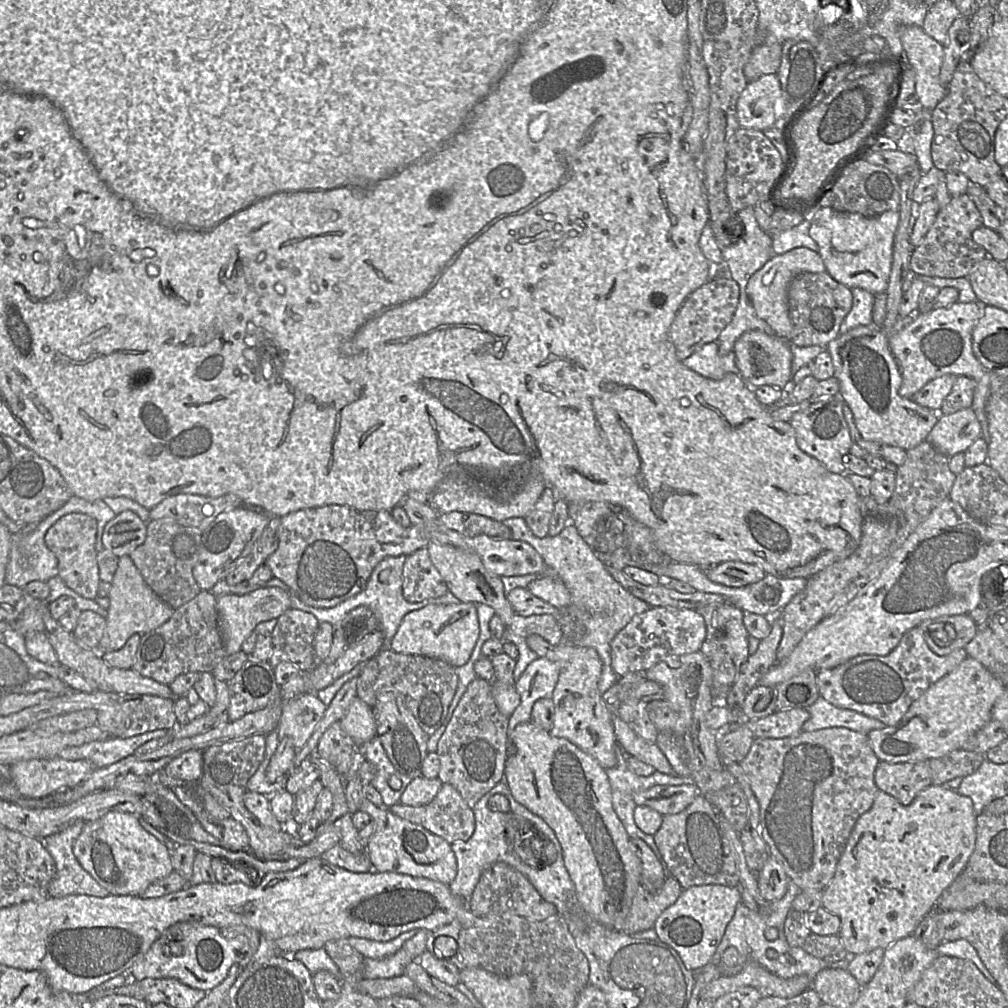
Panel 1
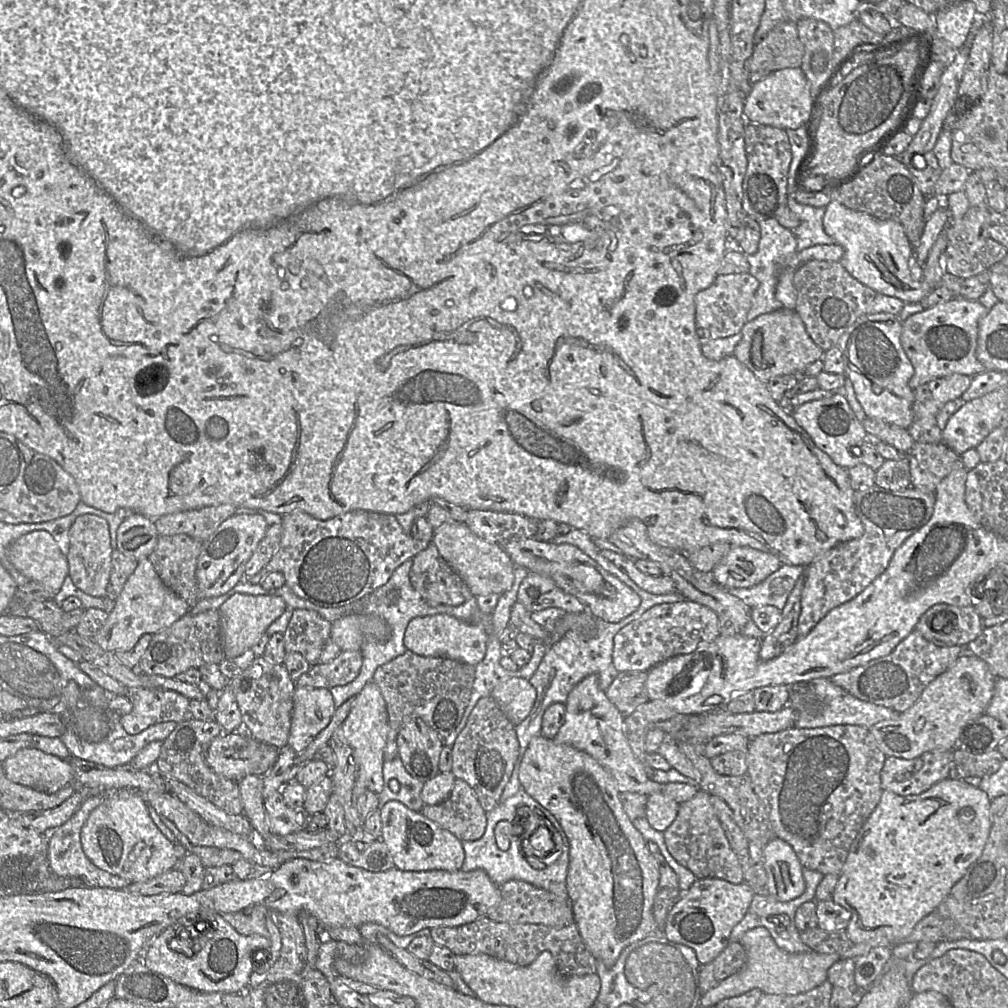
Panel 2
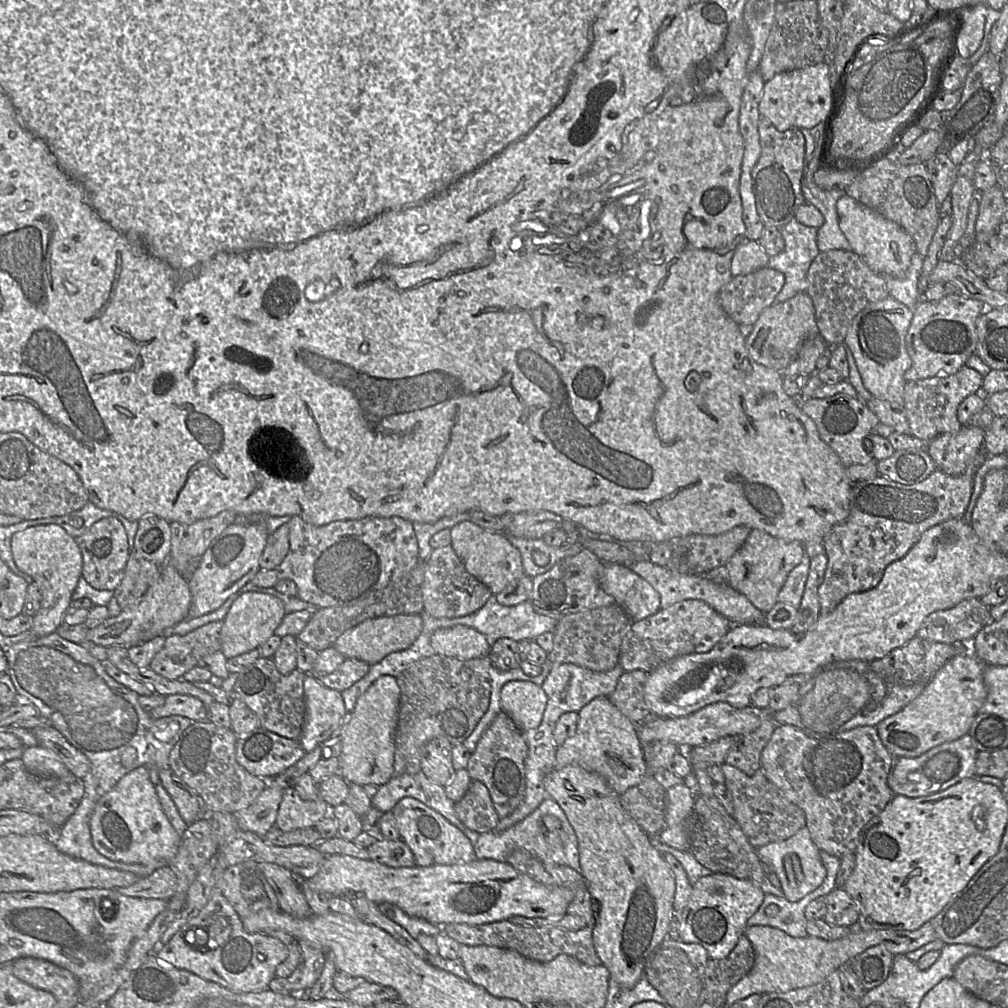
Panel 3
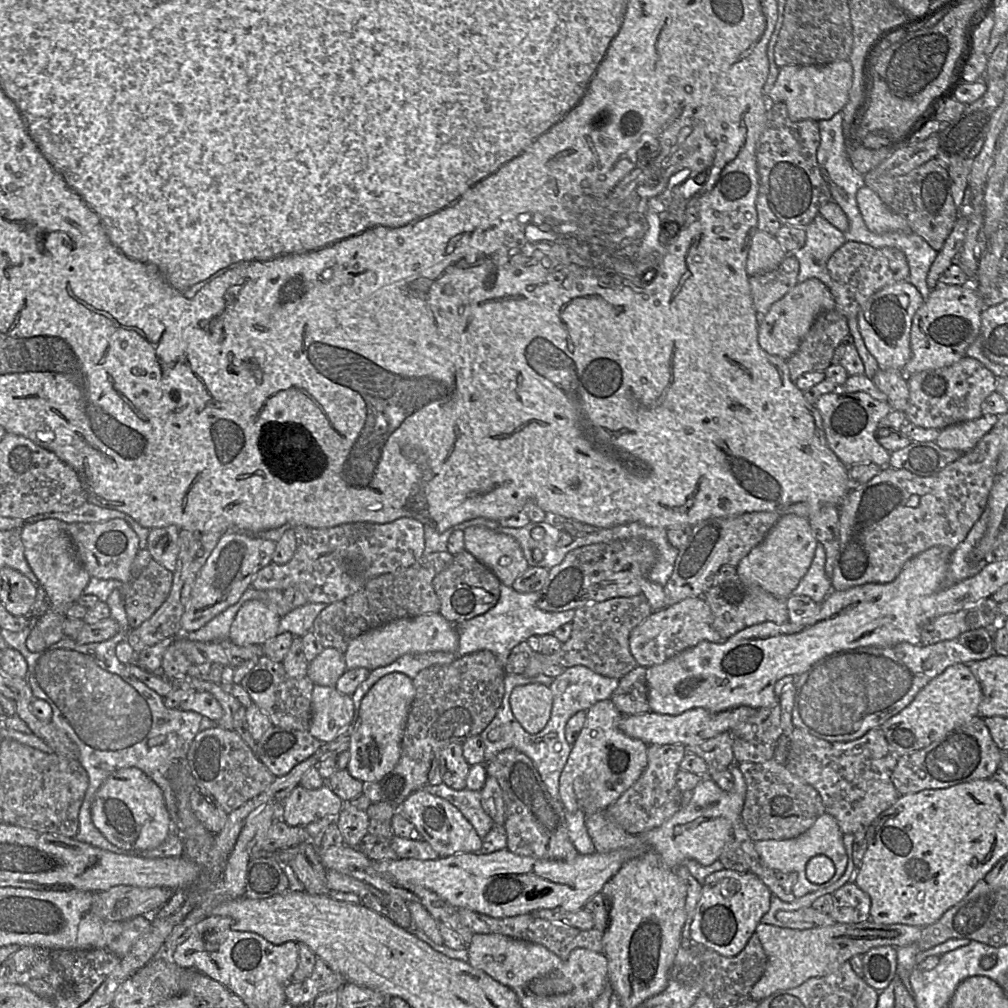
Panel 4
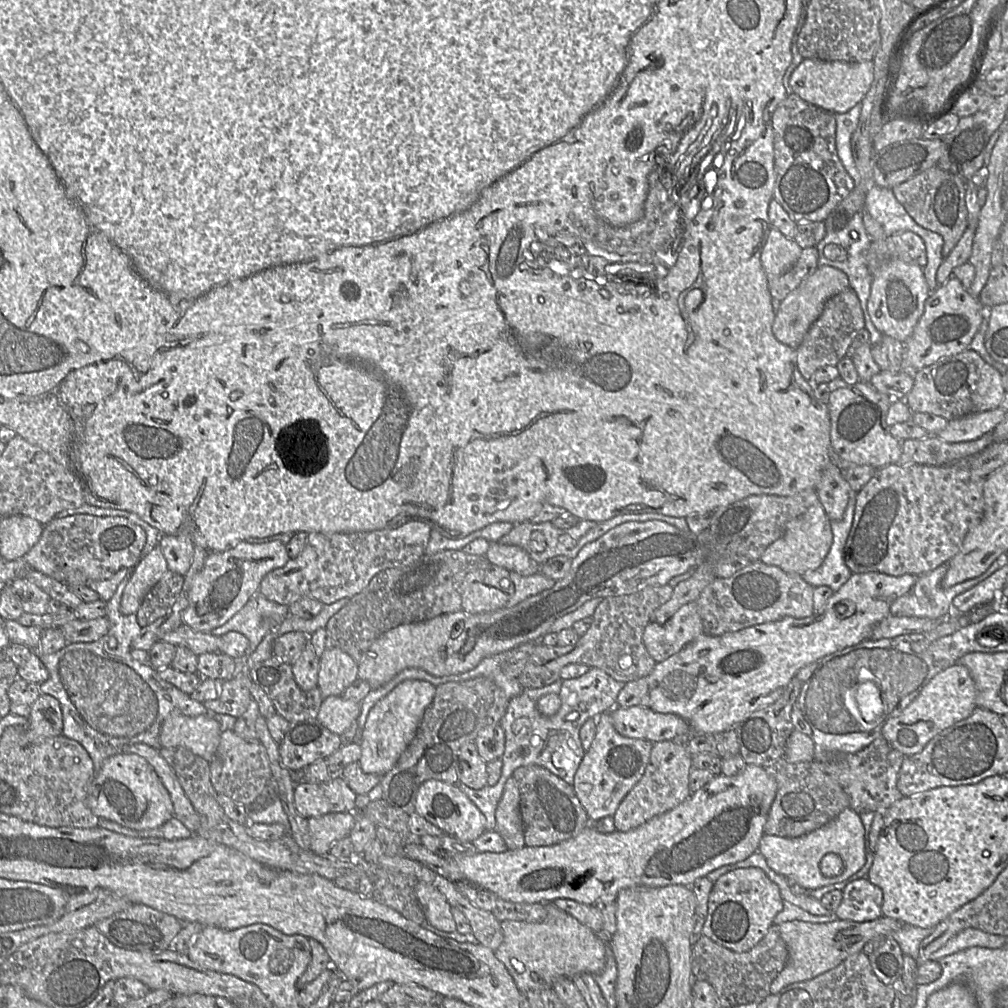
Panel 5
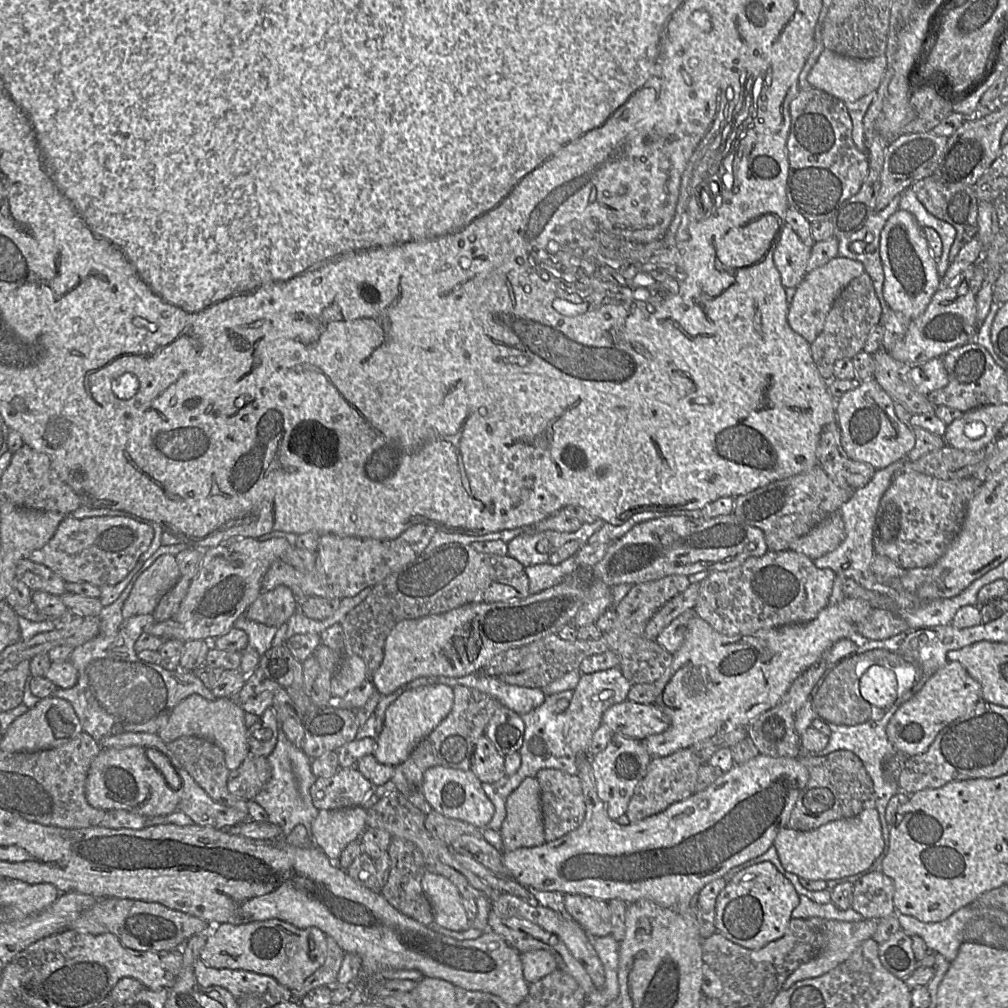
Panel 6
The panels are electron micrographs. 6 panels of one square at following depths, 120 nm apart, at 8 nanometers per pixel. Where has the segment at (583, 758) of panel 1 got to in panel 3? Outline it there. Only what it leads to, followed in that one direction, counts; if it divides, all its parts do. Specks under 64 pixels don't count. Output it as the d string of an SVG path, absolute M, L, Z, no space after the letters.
M567 765L547 773L544 787L547 798L552 798L559 804L577 836L579 872L585 879L596 907L596 921L592 926L596 953L601 964L609 970L610 978L623 988L632 989L654 950L668 938L675 919L675 877L662 853L652 845L651 836L622 807L619 795L604 777L578 765Z

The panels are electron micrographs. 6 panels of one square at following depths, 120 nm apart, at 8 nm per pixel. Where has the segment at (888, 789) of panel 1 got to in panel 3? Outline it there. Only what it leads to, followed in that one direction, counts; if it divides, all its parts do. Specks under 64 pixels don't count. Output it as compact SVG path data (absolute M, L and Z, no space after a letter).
M967 734L961 738L943 743L939 746L932 748L926 753L916 758L899 757L896 758L888 776L887 784L894 795L902 795L909 798L917 798L935 794L946 790L947 788L955 785L961 780L967 778L975 778L976 776L976 759L978 751L975 748L971 737Z

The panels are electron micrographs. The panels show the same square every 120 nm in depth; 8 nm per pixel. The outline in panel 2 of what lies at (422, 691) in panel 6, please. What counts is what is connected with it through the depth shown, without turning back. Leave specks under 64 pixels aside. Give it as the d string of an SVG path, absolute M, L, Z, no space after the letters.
M372 681L365 685L356 696L356 700L347 718L333 733L330 743L342 743L356 752L357 776L361 778L367 789L375 794L384 788L383 763L384 751L389 732L388 713L385 700L377 684Z

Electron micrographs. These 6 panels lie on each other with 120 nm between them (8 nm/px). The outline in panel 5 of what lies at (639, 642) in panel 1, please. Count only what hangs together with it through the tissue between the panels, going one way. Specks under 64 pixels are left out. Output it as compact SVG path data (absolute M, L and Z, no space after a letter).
M692 601L663 623L649 622L642 639L648 653L658 663L679 652L703 633L697 603Z

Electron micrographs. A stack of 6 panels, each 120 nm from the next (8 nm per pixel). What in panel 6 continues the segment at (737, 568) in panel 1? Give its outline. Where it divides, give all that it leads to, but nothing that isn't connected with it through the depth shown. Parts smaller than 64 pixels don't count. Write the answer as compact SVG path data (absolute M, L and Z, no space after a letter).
M836 511L794 541L790 550L816 560L838 548L845 539L845 526L840 511Z

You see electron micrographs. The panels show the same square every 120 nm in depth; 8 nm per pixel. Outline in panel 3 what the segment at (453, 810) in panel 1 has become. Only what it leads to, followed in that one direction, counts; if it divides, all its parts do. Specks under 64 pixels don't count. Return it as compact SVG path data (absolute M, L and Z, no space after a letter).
M477 780L471 781L463 798L455 803L454 809L463 826L478 833L493 831L500 820L488 788Z

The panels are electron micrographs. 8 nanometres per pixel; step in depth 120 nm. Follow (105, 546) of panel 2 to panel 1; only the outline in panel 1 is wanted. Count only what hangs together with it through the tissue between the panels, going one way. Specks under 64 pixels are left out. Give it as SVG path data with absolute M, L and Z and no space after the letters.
M70 513L56 521L46 532L44 541L58 561L58 576L65 585L83 598L95 600L99 585L99 567L95 549L97 521L86 514Z

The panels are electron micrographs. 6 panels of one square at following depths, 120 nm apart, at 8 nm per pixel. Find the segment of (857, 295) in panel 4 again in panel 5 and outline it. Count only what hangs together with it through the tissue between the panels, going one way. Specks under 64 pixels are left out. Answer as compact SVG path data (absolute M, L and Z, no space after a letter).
M905 232L884 240L872 241L865 252L865 259L873 276L883 264L892 259L914 263L924 268L927 263L926 246L919 235Z

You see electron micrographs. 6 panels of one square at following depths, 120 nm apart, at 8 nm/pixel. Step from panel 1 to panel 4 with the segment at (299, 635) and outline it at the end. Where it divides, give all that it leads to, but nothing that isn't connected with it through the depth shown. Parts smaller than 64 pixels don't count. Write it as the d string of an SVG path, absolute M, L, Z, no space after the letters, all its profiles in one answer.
M447 551L434 552L423 555L404 571L371 579L355 594L327 605L314 620L312 632L324 648L331 647L344 653L352 640L370 630L398 619L439 612L440 600L434 590L433 579L453 560L454 555Z

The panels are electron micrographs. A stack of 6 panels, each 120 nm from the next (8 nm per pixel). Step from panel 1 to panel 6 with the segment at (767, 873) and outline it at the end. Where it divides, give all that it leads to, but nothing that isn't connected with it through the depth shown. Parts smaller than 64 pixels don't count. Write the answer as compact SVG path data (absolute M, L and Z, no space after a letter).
M865 809L858 815L829 822L810 831L784 828L777 834L773 846L783 868L799 878L835 880L867 870L883 853L885 841L878 811Z

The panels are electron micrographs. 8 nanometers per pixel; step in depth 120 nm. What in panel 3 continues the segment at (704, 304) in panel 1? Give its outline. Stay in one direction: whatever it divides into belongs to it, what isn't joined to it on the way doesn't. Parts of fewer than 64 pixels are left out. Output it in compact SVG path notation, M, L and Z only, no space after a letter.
M762 268L744 276L735 276L718 294L727 315L738 325L753 325L762 311L771 306L785 284L782 272Z

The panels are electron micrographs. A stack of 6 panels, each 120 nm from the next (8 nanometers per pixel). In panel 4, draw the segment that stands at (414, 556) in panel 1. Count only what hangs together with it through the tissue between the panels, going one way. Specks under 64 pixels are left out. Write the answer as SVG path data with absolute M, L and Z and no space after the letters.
M466 550L454 555L453 563L433 579L440 600L439 613L449 622L457 623L482 615L496 605L501 582L485 565Z

